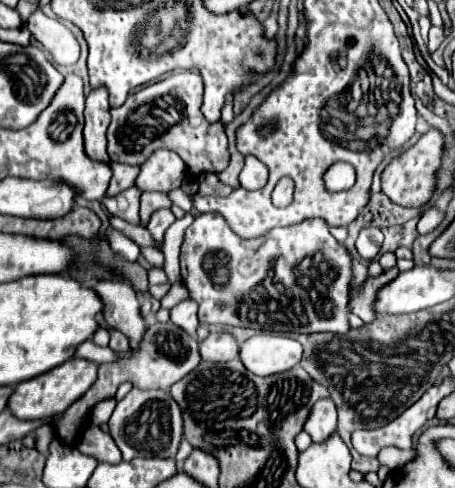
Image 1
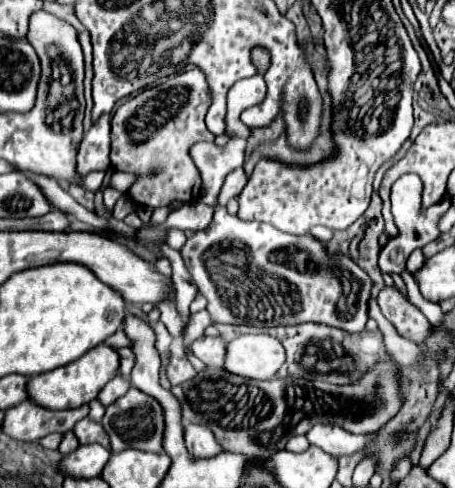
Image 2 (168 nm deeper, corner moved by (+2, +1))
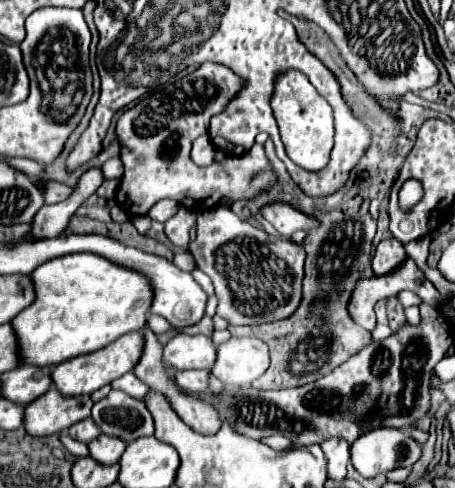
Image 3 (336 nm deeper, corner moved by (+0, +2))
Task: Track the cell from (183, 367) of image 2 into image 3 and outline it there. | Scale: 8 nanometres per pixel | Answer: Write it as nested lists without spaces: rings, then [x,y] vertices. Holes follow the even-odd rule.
[[[207,370],[177,372],[175,380],[187,392],[205,392],[209,388],[209,372]]]

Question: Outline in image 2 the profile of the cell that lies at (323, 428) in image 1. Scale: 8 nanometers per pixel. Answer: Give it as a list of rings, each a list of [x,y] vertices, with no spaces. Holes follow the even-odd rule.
[[[317,423],[315,427],[309,429],[307,439],[311,445],[321,447],[323,451],[341,457],[341,455],[349,455],[359,451],[361,447],[367,445],[367,435],[353,435],[349,431],[345,431],[339,425],[333,423]]]

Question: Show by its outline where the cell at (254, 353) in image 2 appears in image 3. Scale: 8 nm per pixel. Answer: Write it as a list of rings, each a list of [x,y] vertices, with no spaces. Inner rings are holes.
[[[231,338],[217,346],[211,374],[223,384],[249,386],[269,368],[269,348],[259,338]]]

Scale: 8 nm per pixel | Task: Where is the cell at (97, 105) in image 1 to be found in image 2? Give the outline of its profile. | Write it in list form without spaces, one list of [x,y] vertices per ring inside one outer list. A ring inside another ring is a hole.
[[[101,115],[93,121],[89,131],[85,131],[81,147],[77,151],[77,171],[109,171],[109,119],[111,115]]]

